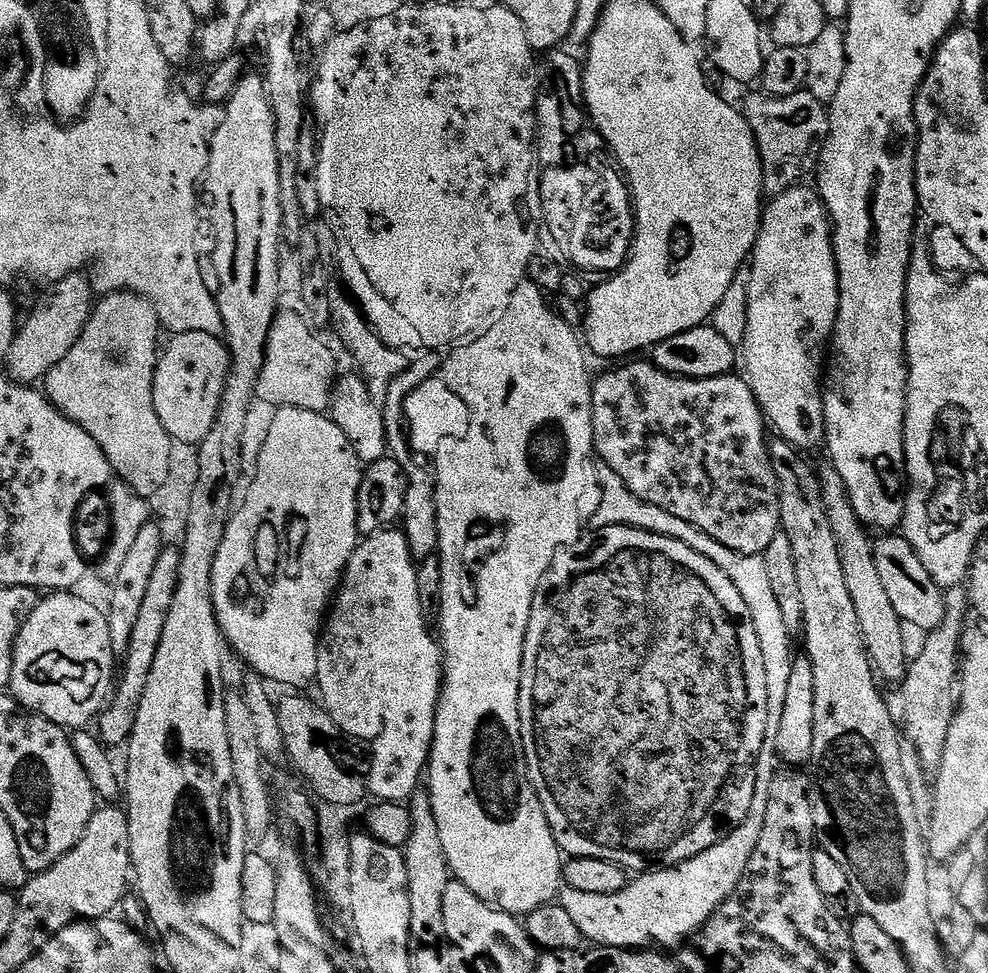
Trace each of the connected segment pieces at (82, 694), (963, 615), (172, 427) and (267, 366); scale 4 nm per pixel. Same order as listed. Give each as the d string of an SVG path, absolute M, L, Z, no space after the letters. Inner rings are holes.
M56 590L45 595L48 597L45 600L43 597L30 618L26 618L12 655L11 695L16 697L23 708L37 716L45 716L65 730L83 729L91 725L88 724L91 720L93 723L99 717L113 691L114 669L118 664L118 657L112 651L107 615L101 609L99 612L90 601L75 596L76 594L72 590Z
M957 588L944 592L942 622L924 638L918 656L909 663L906 676L897 690L885 695L891 721L903 732L905 739L912 742L919 760L930 769L939 767L946 735L953 720L956 705L956 681L958 661L963 641L963 630L971 609L971 600Z
M177 332L171 339L168 345L163 345L156 361L152 383L154 410L177 445L198 446L216 421L232 356L223 339L210 332Z
M285 311L277 315L268 335L268 355L258 378L256 400L273 404L273 409L301 408L311 412L324 412L325 400L332 381L332 359L317 340L311 340L304 325L289 317Z

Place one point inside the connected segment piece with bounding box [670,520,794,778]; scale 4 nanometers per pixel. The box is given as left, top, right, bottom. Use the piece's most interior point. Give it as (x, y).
(750, 573)

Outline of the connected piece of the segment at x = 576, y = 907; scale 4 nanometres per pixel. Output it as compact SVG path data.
M767 786L754 794L750 814L719 844L702 850L684 864L667 870L646 872L635 877L618 894L589 894L582 890L561 887L558 903L573 919L587 941L610 948L673 948L683 945L714 914L714 910L742 882L750 854L762 838L762 822L766 822L766 802L770 798Z

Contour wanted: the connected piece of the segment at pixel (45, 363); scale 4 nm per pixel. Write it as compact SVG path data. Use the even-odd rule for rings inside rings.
M71 272L69 276L62 278L57 284L47 285L45 292L48 293L33 306L28 321L25 319L19 325L19 331L16 333L12 349L10 349L6 359L7 375L16 383L25 386L32 386L43 381L44 376L50 374L50 370L54 370L54 366L58 366L58 362L62 362L62 358L66 358L66 354L70 354L70 350L74 350L74 342L78 342L82 330L87 326L88 320L92 316L94 307L91 279L79 272Z

